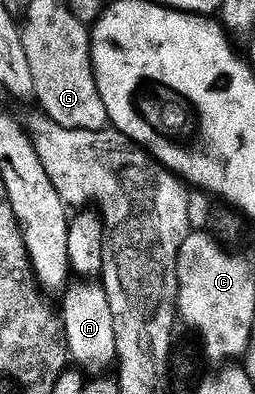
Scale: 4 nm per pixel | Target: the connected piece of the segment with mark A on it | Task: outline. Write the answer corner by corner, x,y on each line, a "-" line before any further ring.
83,282
72,287
70,285
63,293
59,317
62,322
62,333
66,342
68,357
79,365
86,373
102,373
116,361
114,324
111,308
108,307
105,288
101,283

